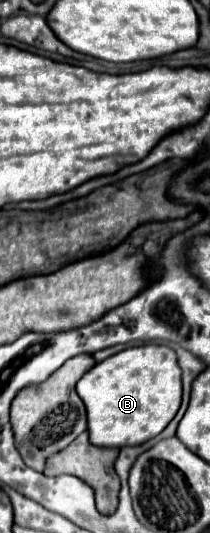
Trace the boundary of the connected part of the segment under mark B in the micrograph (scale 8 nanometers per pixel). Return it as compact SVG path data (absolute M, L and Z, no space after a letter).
M166 344L126 348L92 366L76 384L88 412L88 432L94 446L138 446L158 436L176 416L182 400L176 352Z

